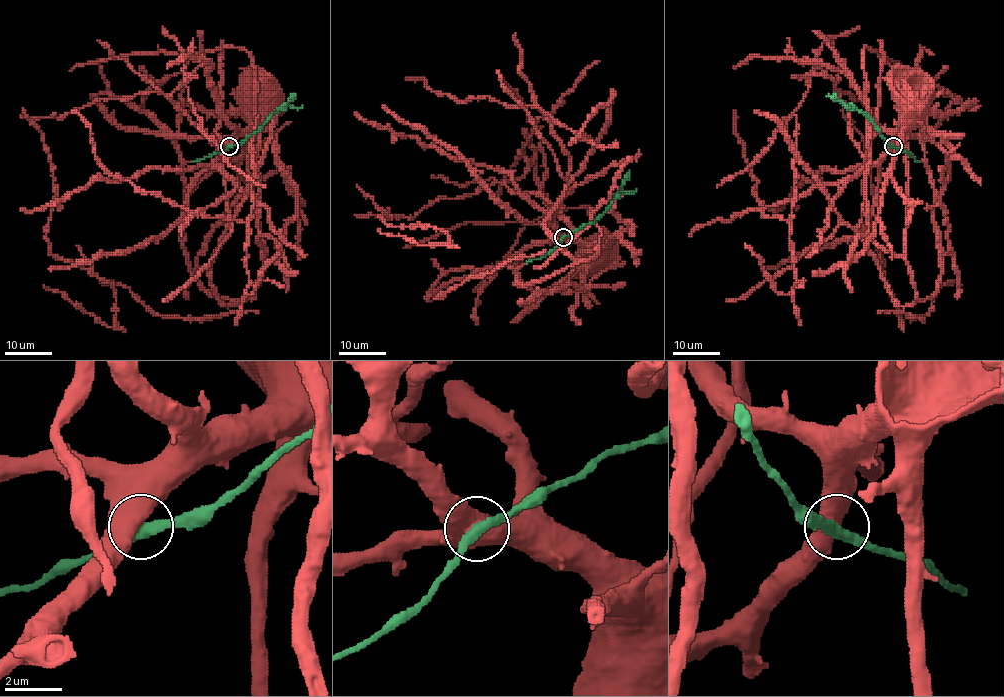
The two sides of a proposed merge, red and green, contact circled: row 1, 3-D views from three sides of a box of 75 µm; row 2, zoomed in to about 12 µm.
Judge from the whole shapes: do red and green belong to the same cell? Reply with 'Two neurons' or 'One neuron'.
One neuron

